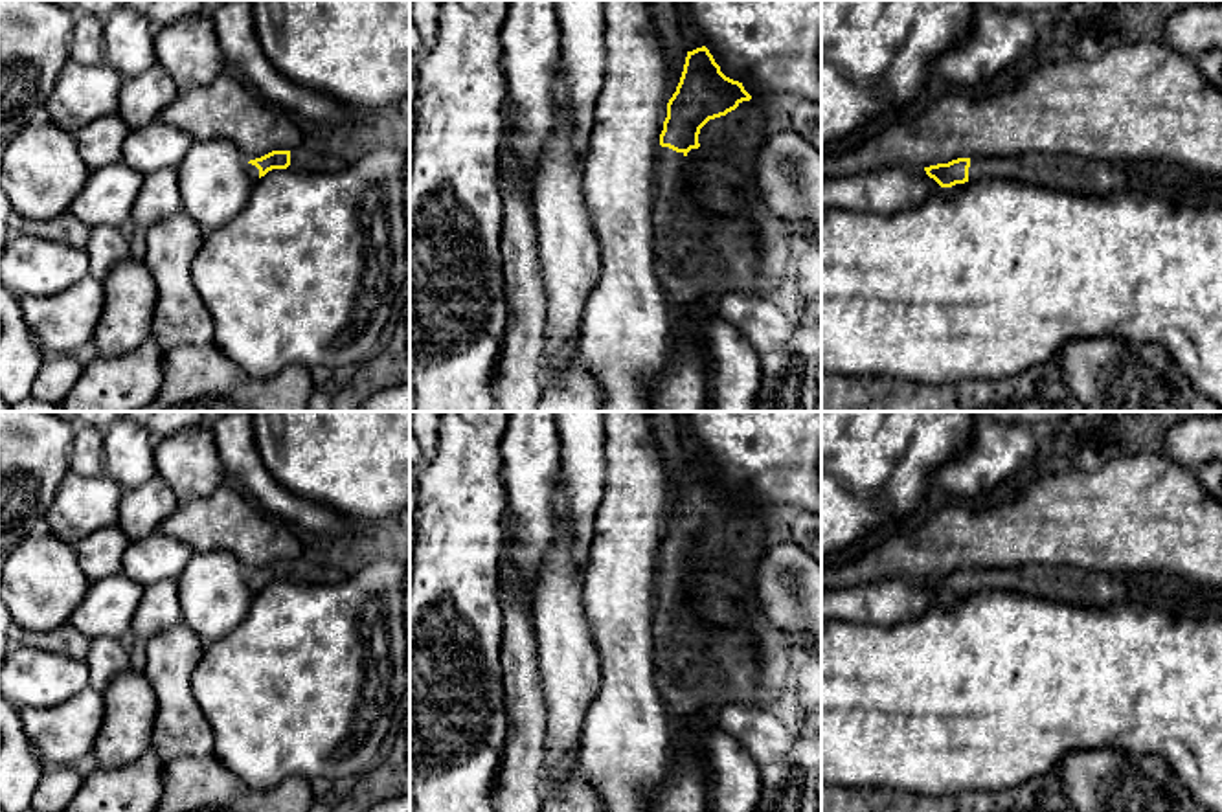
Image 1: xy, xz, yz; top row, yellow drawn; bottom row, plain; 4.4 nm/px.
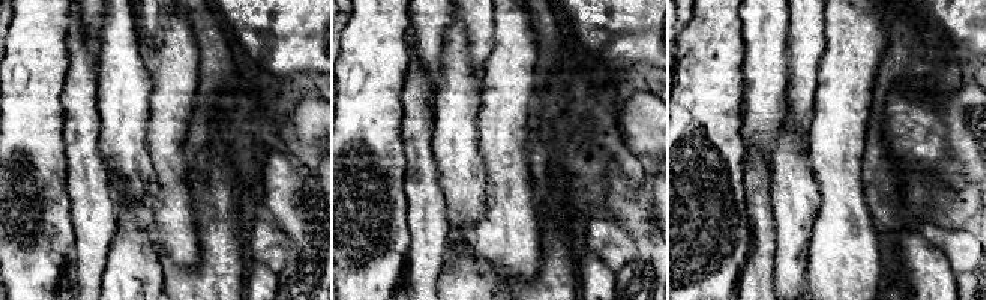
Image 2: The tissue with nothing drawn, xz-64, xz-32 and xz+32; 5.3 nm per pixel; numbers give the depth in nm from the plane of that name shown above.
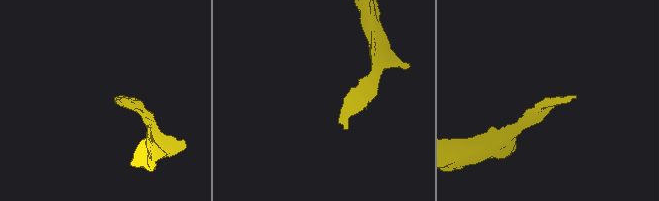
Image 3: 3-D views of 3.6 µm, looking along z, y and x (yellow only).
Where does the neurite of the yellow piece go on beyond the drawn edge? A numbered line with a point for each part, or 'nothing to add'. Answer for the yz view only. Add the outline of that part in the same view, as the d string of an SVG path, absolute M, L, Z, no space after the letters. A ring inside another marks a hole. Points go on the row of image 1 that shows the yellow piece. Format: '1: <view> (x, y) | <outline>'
1: yz (1064, 173) | M1051 154L970 158L968 182L979 178L1022 180L1049 189L1099 197L1128 189L1128 176L1121 164Z

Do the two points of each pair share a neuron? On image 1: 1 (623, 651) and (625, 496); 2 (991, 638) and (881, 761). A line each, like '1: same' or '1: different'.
1: same
2: same

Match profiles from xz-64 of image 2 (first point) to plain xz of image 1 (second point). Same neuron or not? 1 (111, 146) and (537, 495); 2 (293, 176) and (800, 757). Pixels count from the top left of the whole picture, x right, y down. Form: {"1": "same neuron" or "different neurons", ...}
{"1": "different neurons", "2": "same neuron"}

